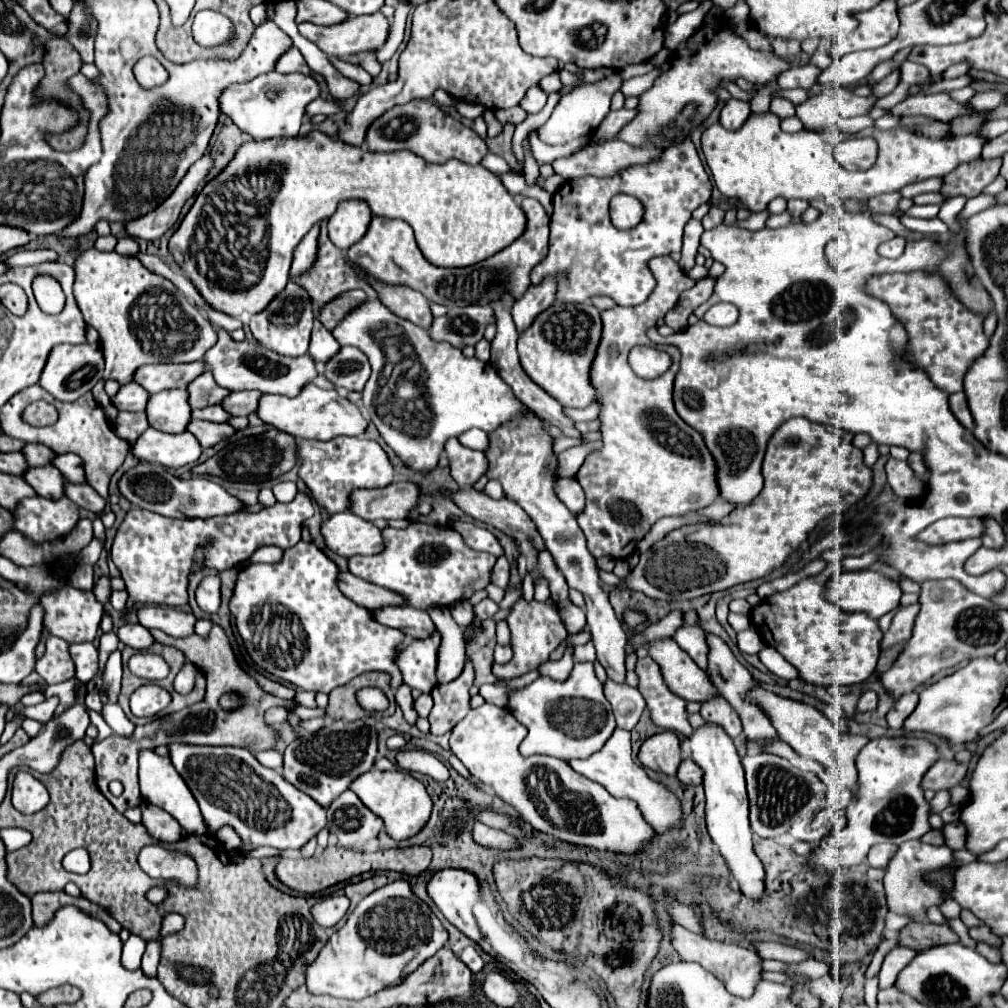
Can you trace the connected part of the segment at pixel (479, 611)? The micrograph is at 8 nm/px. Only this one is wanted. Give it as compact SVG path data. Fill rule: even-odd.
M482 599L482 601L474 607L474 613L476 613L480 619L490 619L496 611L498 611L498 605L496 605L492 599Z

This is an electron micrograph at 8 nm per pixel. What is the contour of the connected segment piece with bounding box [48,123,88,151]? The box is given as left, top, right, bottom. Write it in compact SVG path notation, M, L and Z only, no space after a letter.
M80 123L80 127L72 129L72 131L64 133L64 135L48 137L48 143L58 151L76 151L76 149L82 147L86 133L88 133L88 123Z

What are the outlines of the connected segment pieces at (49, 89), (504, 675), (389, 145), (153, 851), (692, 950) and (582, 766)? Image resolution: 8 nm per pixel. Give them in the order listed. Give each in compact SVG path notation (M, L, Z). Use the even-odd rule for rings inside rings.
M50 39L44 47L45 77L36 88L38 95L54 95L80 111L80 97L68 85L68 79L82 69L80 53L66 39Z
M520 595L520 599L510 607L506 623L508 623L512 639L514 639L514 645L512 645L514 657L506 665L494 665L492 667L492 673L498 679L514 679L514 677L520 677L520 675L536 669L540 663L548 661L550 653L556 647L560 647L562 641L568 637L568 631L566 631L562 619L560 619L560 613L558 613L558 607L556 607L554 599L546 599L544 603L540 603L536 599L526 601Z
M414 99L402 107L392 107L386 115L376 119L370 125L370 131L366 135L368 149L370 151L400 151L408 149L414 151L418 157L424 157L430 163L446 163L450 159L478 165L482 157L488 153L486 143L468 127L464 127L458 119L454 119L450 113L446 113L440 105L432 101Z
M150 845L140 851L138 864L152 879L178 879L182 885L196 883L196 863L192 857L180 851L168 851Z
M676 923L670 925L670 943L680 953L682 959L698 961L702 967L706 967L718 979L722 979L734 995L750 997L754 993L754 987L760 981L760 975L758 975L760 973L760 957L756 955L756 951L750 951L750 949L744 949L744 947L738 947L738 945L730 945L730 943L710 941L706 937L690 933L688 929L684 929Z
M616 729L614 735L606 741L606 745L598 753L594 753L588 759L582 759L582 761L580 759L570 761L570 767L576 773L600 783L614 797L634 799L638 803L638 807L642 809L642 813L646 815L646 819L652 823L656 833L666 833L666 831L678 829L682 825L684 811L682 811L680 799L668 787L664 787L662 783L652 781L648 777L646 769L632 759L632 755L630 755L630 733L628 731Z

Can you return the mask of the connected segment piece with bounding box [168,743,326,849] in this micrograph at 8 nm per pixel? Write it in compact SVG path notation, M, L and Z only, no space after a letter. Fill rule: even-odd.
M176 743L168 749L172 765L196 797L210 833L218 833L218 829L228 825L250 847L268 845L288 849L304 847L326 825L326 811L322 805L314 803L314 799L310 799L306 793L294 789L278 771L260 765L248 749ZM280 797L290 809L290 819L284 823L280 823Z

